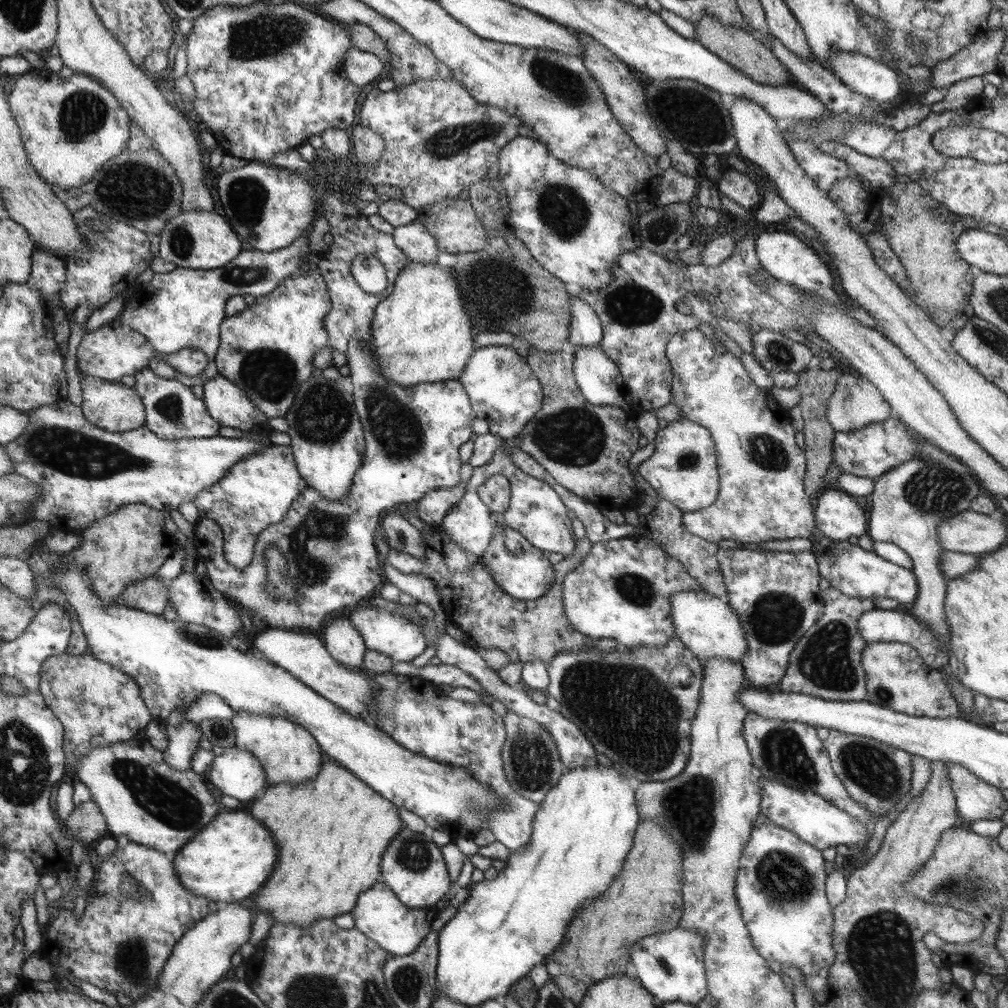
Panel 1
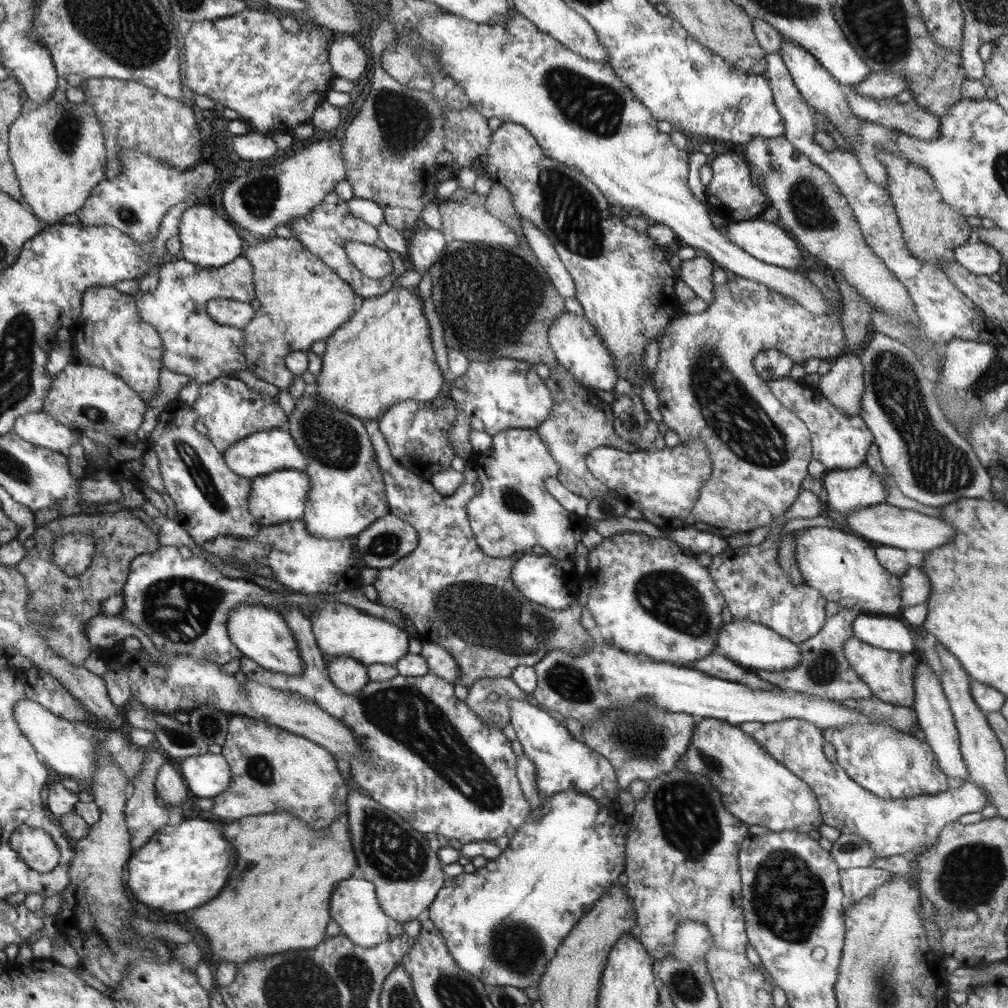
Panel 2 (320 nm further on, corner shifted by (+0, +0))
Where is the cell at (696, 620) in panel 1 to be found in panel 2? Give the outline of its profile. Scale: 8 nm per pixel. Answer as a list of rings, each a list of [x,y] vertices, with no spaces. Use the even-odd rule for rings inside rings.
[[[732,618],[732,621],[728,623],[723,622],[723,625],[719,628],[716,642],[716,652],[753,672],[760,670],[785,671],[794,668],[802,660],[800,644],[797,645],[763,624],[756,624],[749,620]]]

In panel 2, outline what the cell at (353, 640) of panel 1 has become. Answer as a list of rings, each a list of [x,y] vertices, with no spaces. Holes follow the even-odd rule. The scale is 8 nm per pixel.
[[[340,656],[328,661],[329,677],[344,693],[356,694],[369,683],[368,668],[353,657]]]

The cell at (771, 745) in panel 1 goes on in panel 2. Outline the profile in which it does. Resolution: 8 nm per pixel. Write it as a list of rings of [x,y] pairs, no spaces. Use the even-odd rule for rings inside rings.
[[[791,718],[770,724],[742,723],[738,726],[761,744],[772,758],[810,785],[817,796],[823,824],[833,826],[844,834],[863,836],[880,858],[908,857],[926,851],[939,841],[940,833],[947,824],[957,821],[962,814],[981,812],[990,804],[985,790],[970,780],[958,788],[948,788],[946,792],[884,800],[852,780],[838,763],[826,759],[822,750],[825,738],[815,724]]]

